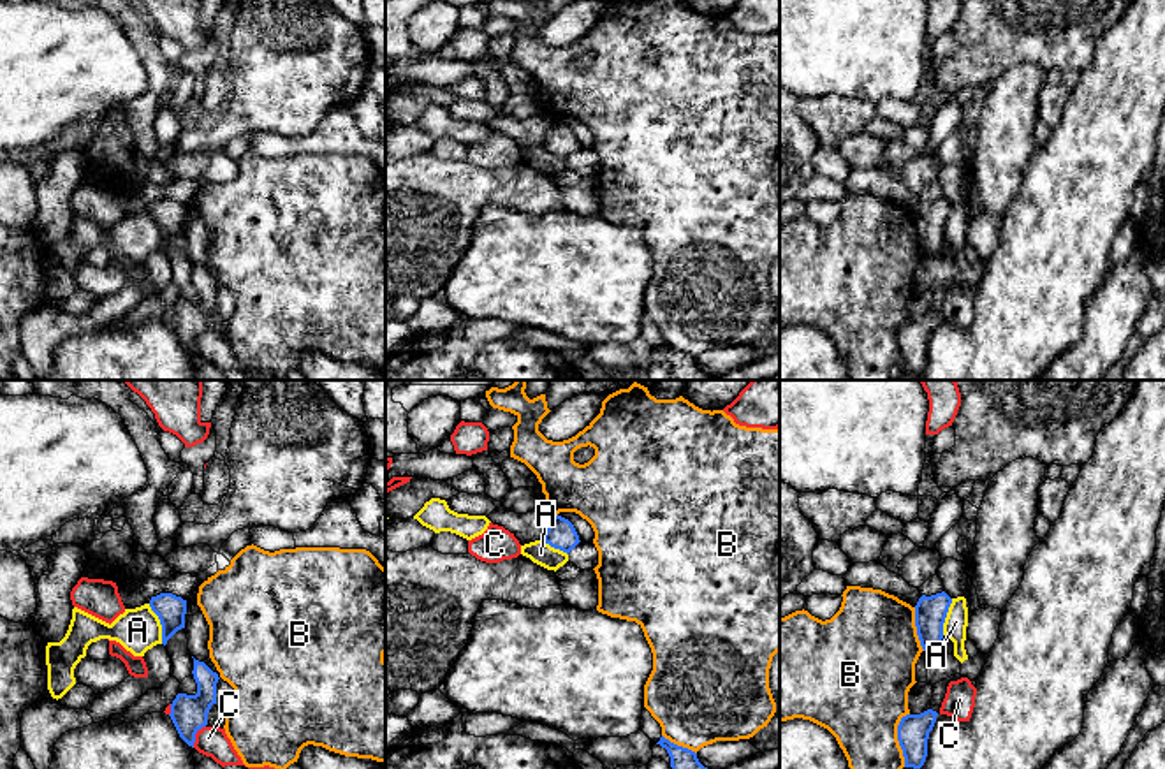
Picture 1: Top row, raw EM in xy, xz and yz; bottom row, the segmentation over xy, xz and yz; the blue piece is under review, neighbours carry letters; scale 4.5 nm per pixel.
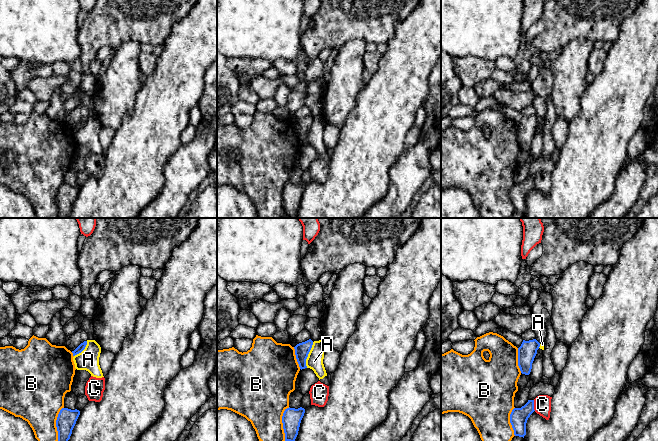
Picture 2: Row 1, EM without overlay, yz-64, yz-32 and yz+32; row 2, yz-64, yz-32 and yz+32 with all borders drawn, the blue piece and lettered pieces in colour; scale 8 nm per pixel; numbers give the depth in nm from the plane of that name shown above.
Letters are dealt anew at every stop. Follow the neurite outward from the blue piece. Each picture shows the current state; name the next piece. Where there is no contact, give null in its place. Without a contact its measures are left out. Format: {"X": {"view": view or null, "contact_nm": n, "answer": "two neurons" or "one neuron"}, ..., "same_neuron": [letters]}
{"A": {"view": "xy", "contact_nm": 200, "answer": "two neurons"}, "B": {"view": "yz", "contact_nm": 240, "answer": "two neurons"}, "C": {"view": "xy", "contact_nm": 120, "answer": "two neurons"}, "same_neuron": []}

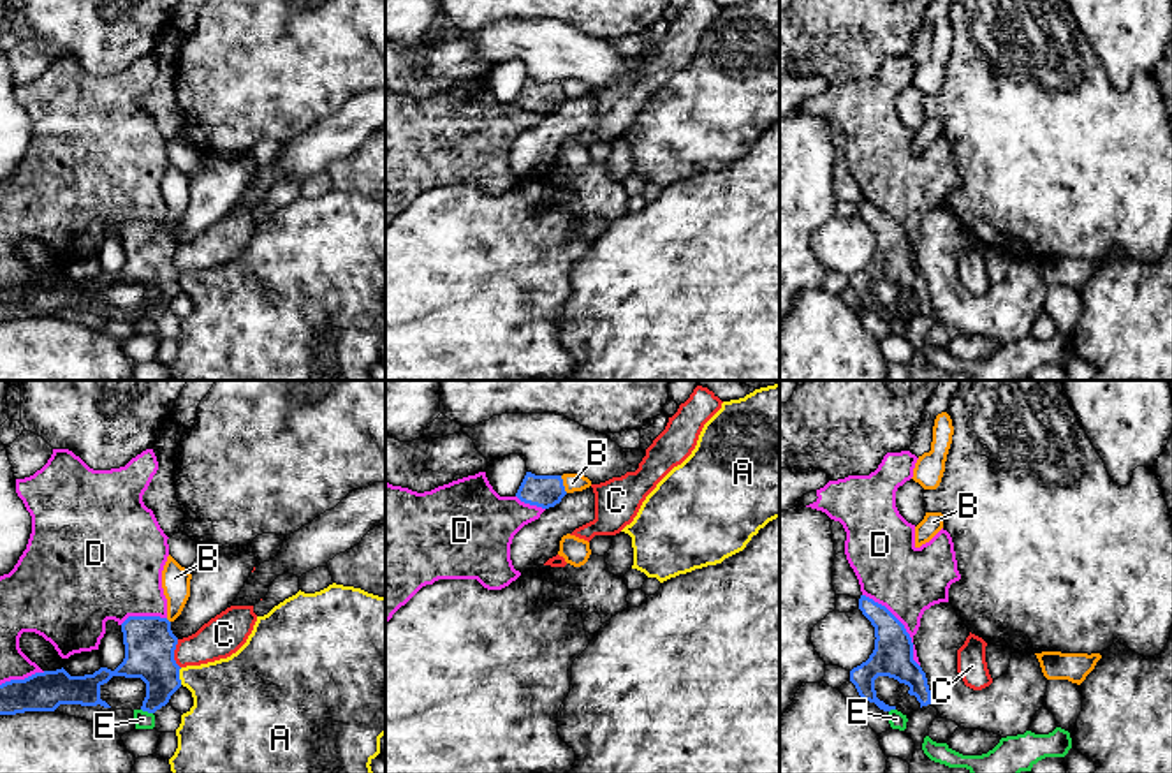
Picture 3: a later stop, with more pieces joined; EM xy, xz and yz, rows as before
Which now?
{"A": {"view": "xy", "contact_nm": 80, "answer": "two neurons"}, "B": {"view": "xz", "contact_nm": 90, "answer": "two neurons"}, "C": {"view": "xy", "contact_nm": 140, "answer": "two neurons"}, "D": {"view": "yz", "contact_nm": 420, "answer": "two neurons"}, "E": {"view": "xy", "contact_nm": 60, "answer": "two neurons"}, "same_neuron": []}

